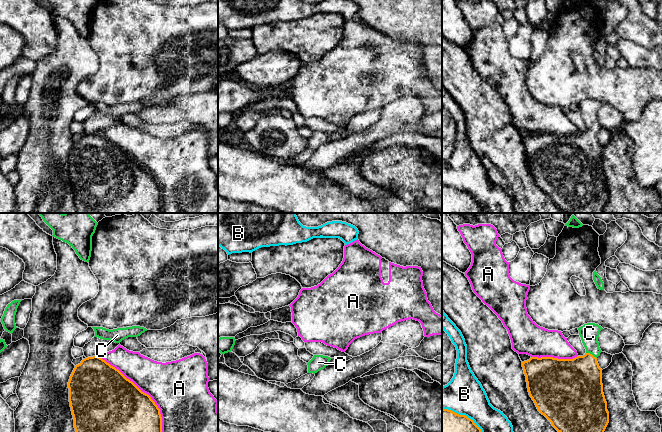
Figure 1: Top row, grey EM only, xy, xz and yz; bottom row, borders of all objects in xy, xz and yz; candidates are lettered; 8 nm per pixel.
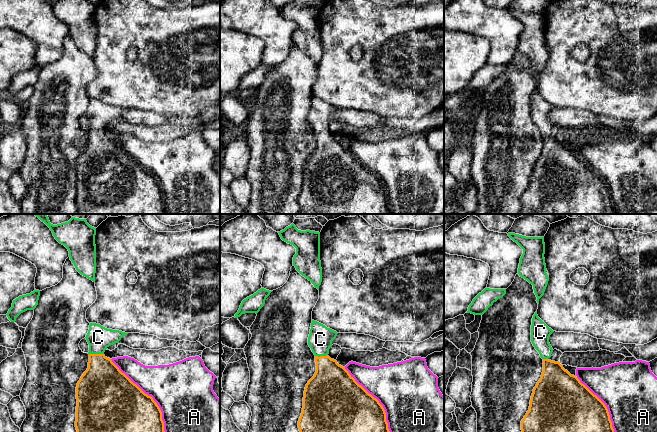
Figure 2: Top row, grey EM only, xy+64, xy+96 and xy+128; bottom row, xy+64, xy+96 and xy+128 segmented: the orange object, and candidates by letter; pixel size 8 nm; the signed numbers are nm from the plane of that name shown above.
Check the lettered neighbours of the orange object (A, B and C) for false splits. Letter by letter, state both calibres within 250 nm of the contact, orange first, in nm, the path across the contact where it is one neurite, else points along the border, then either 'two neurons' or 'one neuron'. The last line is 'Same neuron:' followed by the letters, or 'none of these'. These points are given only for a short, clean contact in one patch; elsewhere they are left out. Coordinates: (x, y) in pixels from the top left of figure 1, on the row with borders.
A: 440/400 nm | two neurons
B: 190/320 nm | two neurons
C: 380/160 nm | across yz (578, 382), (591, 354), (589, 333) | one neuron
Same neuron: C

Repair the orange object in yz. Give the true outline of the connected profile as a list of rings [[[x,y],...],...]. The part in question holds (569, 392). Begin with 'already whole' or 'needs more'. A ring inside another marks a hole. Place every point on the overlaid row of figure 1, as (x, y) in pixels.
needs more; [[[587,323],[578,328],[586,349],[583,356],[573,359],[531,357],[522,362],[530,397],[538,411],[558,432],[604,432],[609,423],[609,412],[603,393],[602,369],[597,362],[597,357],[602,352],[598,342],[602,329],[595,323]]]

